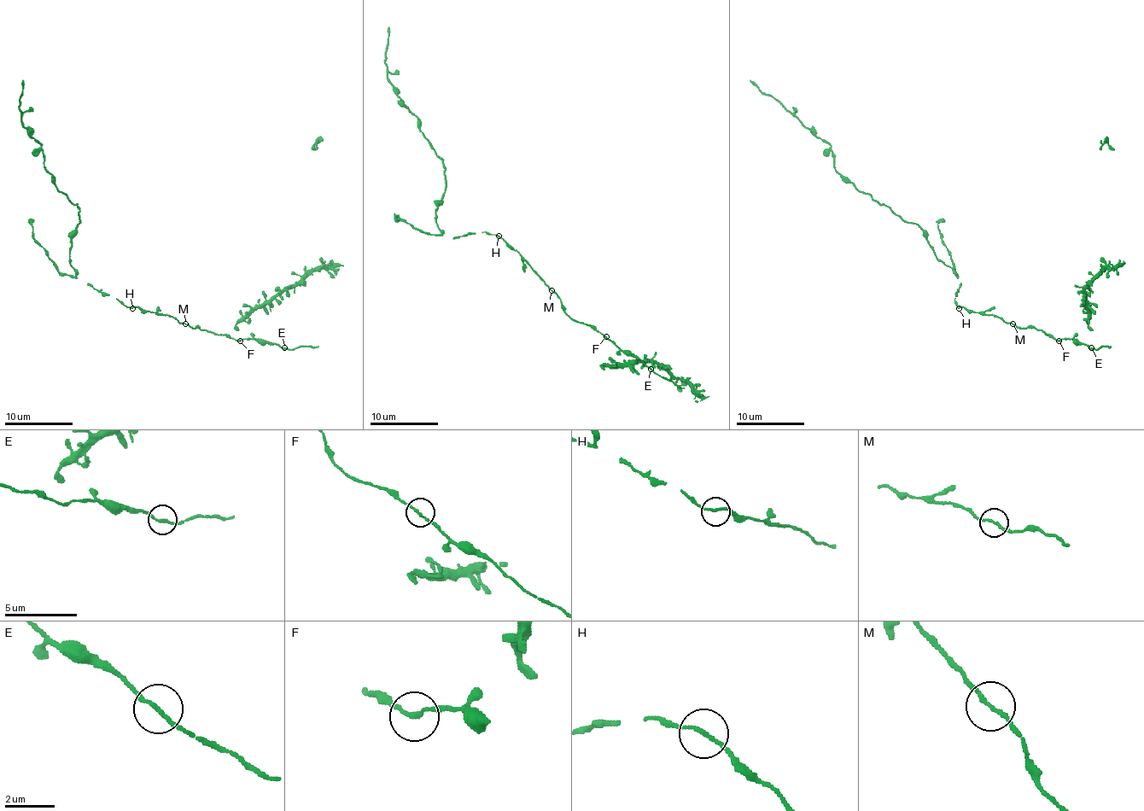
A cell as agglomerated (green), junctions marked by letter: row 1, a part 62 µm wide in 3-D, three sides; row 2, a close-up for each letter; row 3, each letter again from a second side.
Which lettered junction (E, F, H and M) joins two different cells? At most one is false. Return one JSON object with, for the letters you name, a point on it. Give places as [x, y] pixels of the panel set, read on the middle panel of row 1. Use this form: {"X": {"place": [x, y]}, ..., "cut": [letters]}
{"cut": []}

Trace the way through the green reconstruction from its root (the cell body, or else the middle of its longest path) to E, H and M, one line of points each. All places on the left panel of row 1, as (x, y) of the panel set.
E: (150, 312), (171, 315), (190, 327), (199, 327), (214, 334), (228, 334), (235, 339), (260, 339), (284, 347)
H: (150, 312), (142, 312), (137, 306), (133, 308)
M: (150, 312), (166, 313), (185, 323)

